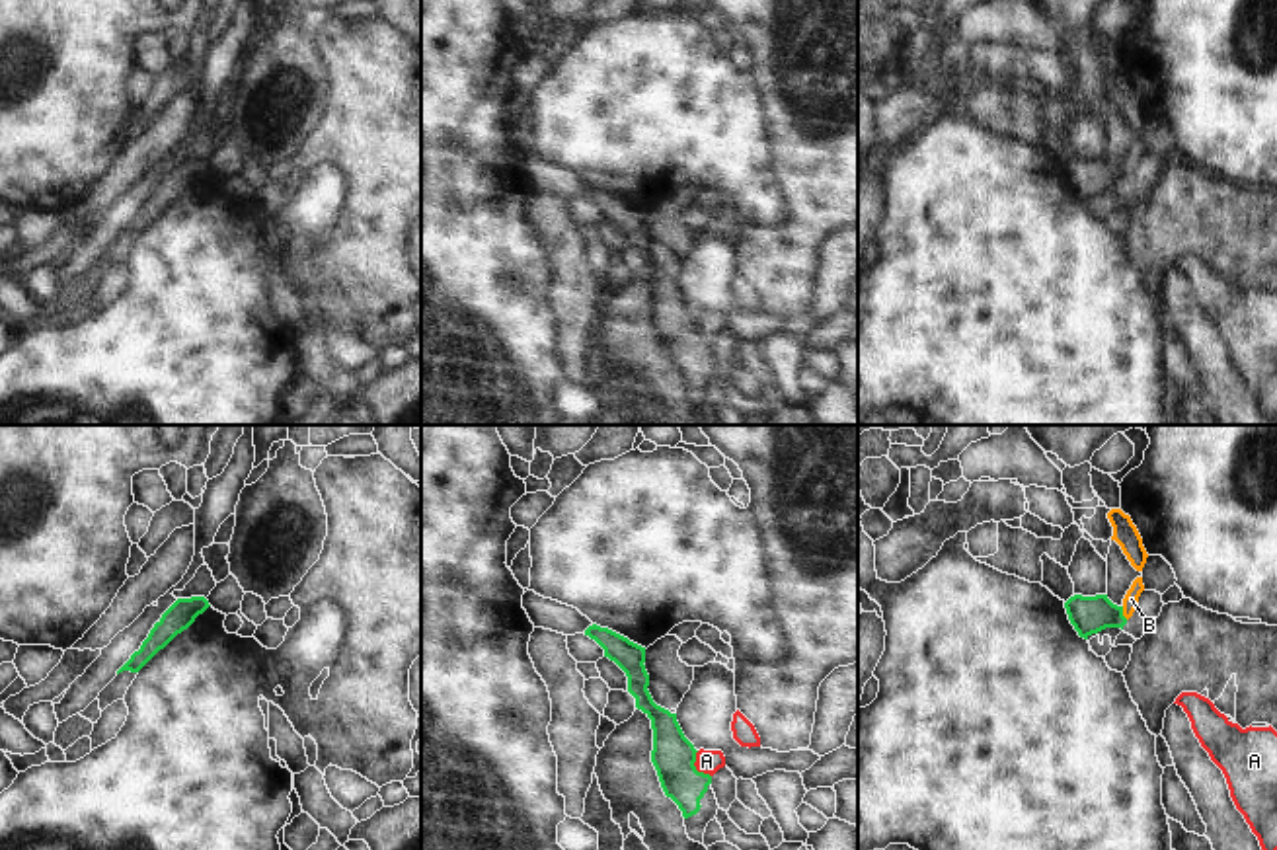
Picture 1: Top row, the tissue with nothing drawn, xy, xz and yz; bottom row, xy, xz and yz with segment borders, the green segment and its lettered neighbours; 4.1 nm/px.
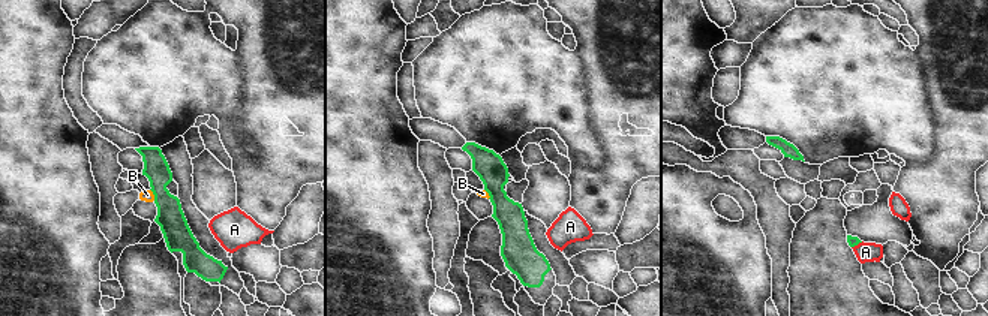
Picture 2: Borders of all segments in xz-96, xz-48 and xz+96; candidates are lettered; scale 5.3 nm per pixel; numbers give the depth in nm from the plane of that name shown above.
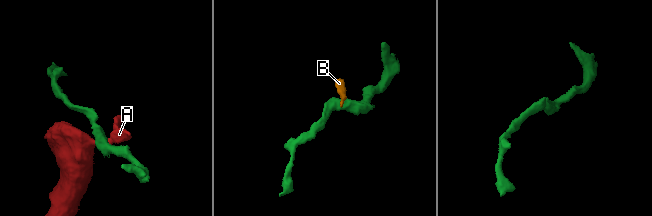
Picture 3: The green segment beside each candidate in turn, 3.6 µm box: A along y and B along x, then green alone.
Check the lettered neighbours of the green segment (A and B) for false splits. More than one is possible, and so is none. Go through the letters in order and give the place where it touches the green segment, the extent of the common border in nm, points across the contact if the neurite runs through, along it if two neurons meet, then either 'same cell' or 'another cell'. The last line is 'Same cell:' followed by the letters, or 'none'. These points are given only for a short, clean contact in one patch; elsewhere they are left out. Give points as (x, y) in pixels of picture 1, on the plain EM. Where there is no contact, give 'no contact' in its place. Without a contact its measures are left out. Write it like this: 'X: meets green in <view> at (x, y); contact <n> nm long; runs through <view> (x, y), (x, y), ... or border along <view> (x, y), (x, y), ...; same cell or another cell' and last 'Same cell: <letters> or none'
A: meets green in xz at (695, 330); contact 130 nm long; border along xz (696, 314), (696, 332), (710, 340); another cell
B: meets green in yz at (1122, 176); contact 60 nm long; border along yz (1122, 170), (1127, 182); another cell
Same cell: none

